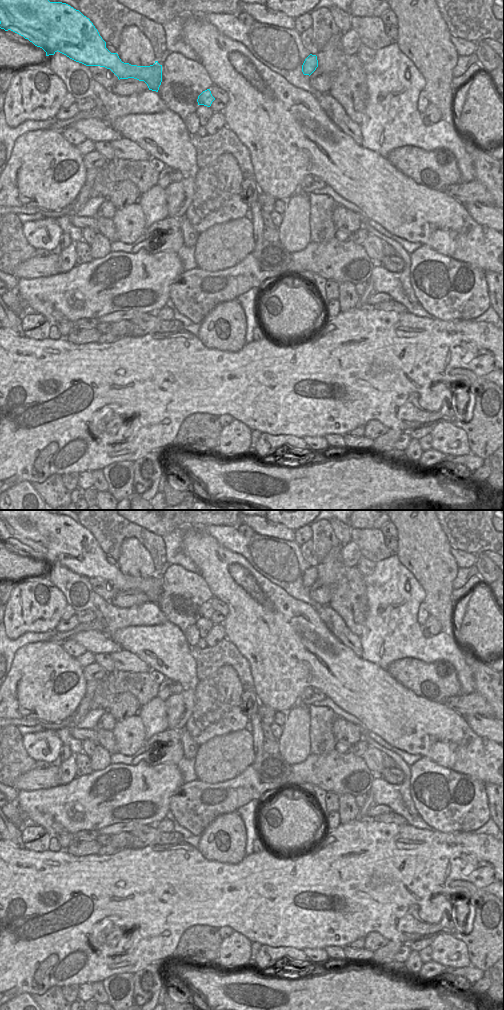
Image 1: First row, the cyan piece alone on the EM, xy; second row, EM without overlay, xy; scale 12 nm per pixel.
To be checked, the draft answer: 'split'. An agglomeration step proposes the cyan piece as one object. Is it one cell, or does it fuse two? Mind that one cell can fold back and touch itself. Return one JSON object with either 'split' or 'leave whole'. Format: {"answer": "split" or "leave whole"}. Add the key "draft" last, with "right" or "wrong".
{"answer": "leave whole", "draft": "wrong"}

